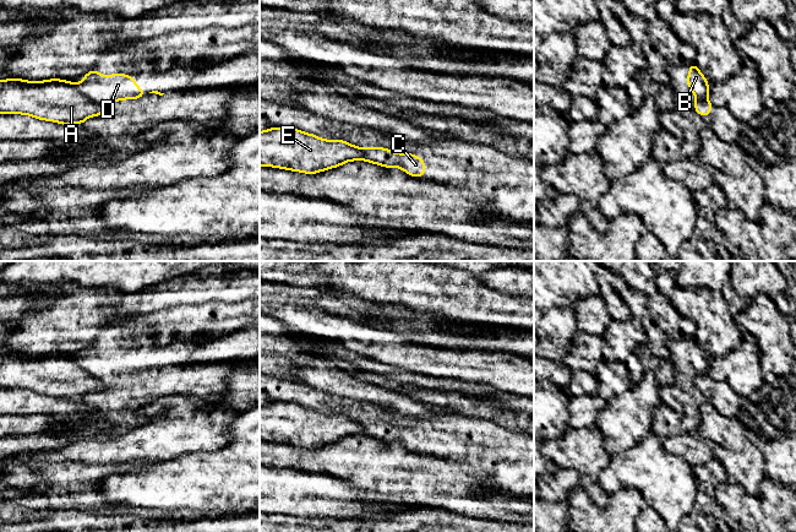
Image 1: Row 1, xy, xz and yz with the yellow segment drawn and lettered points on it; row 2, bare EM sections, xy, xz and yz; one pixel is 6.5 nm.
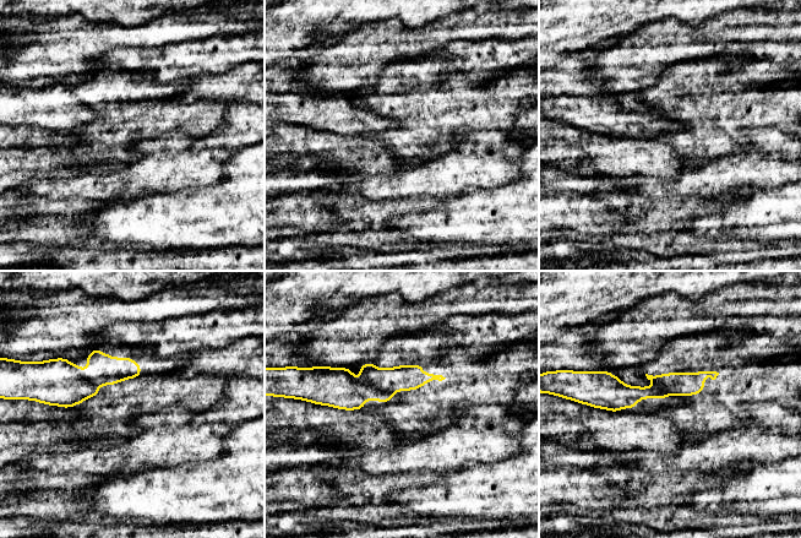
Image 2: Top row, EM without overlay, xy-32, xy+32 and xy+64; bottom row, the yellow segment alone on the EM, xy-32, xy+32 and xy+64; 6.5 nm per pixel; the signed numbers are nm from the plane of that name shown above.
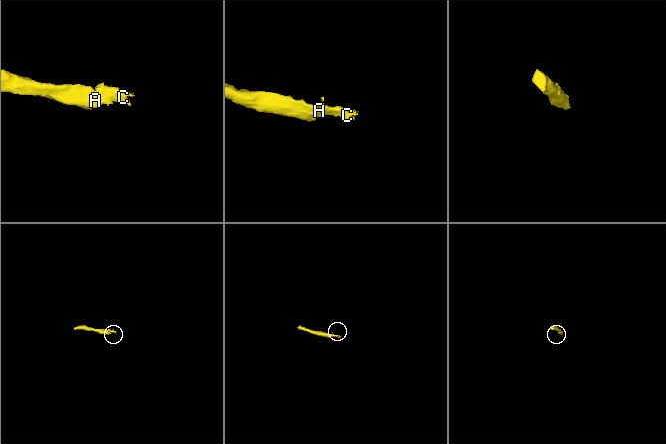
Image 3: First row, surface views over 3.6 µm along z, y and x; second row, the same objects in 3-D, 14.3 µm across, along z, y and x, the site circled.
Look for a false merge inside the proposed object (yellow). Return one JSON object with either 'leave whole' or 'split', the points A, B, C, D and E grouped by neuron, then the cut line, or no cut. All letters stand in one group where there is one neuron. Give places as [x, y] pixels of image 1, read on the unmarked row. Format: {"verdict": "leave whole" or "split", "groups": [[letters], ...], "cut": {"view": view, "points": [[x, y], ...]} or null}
{"verdict": "split", "groups": [["A", "E"], ["B", "C", "D"]], "cut": {"view": "xy", "points": [[75, 358], [85, 370], [101, 380]]}}

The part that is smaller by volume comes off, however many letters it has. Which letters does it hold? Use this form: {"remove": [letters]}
{"remove": ["B", "C", "D"]}

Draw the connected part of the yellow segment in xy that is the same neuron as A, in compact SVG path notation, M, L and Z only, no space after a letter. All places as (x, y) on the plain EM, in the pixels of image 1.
M21 353L0 354L0 389L24 389L36 393L71 400L83 398L88 391L104 389L103 381L89 375L75 357L60 353L26 355Z

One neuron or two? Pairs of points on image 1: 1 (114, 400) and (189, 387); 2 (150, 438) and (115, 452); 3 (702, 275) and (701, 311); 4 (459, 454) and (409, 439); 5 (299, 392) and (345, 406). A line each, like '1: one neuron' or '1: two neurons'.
1: one neuron
2: one neuron
3: two neurons
4: one neuron
5: one neuron

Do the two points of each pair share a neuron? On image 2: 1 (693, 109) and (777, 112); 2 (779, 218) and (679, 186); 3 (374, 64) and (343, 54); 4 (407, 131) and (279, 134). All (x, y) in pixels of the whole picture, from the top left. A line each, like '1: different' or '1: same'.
1: same
2: different
3: same
4: different

